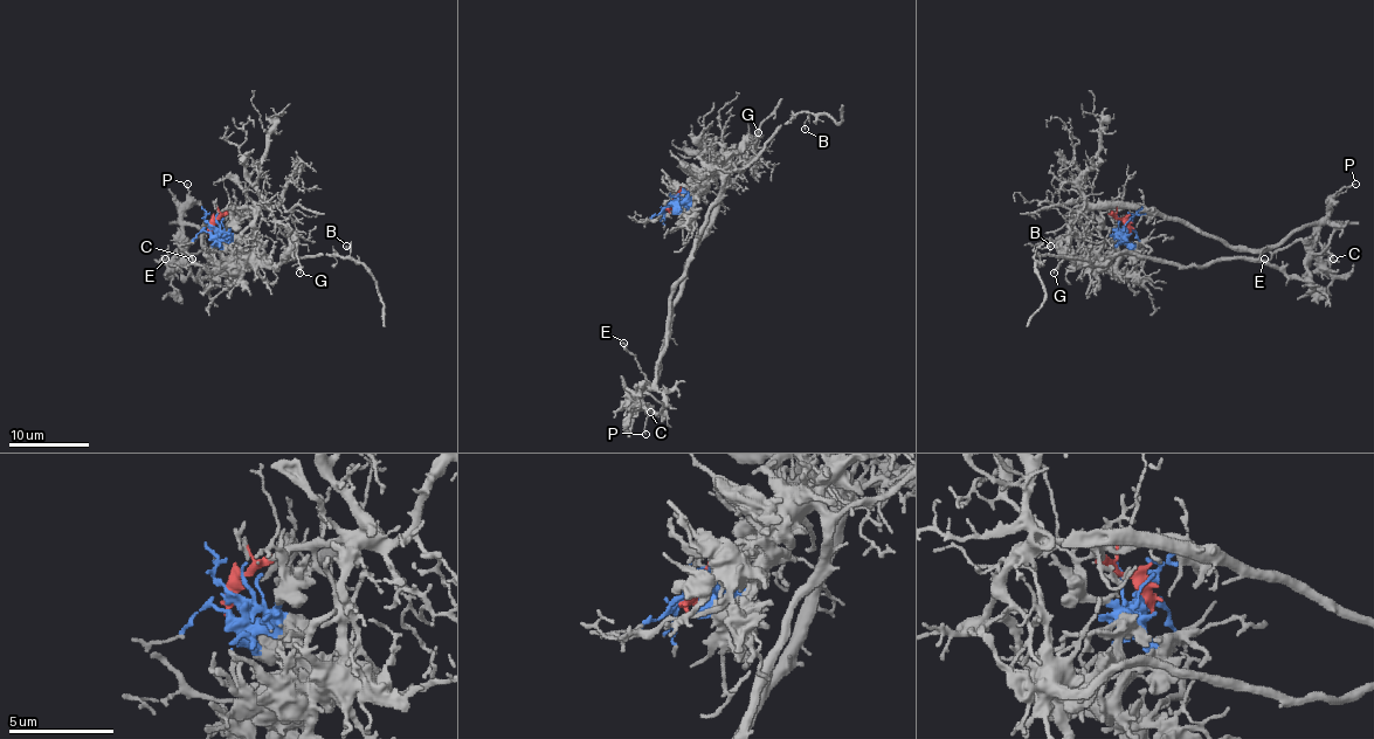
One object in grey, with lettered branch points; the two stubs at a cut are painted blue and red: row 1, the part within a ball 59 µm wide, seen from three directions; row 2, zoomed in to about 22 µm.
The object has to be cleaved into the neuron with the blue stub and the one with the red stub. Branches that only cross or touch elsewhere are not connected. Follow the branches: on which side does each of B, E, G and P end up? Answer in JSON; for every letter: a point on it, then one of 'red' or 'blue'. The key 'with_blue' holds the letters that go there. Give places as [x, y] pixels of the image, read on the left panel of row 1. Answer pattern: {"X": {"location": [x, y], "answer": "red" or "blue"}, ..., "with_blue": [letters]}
{"B": {"location": [346, 246], "answer": "blue"}, "E": {"location": [165, 259], "answer": "blue"}, "G": {"location": [299, 273], "answer": "red"}, "P": {"location": [187, 184], "answer": "red"}, "with_blue": ["B", "E"]}

